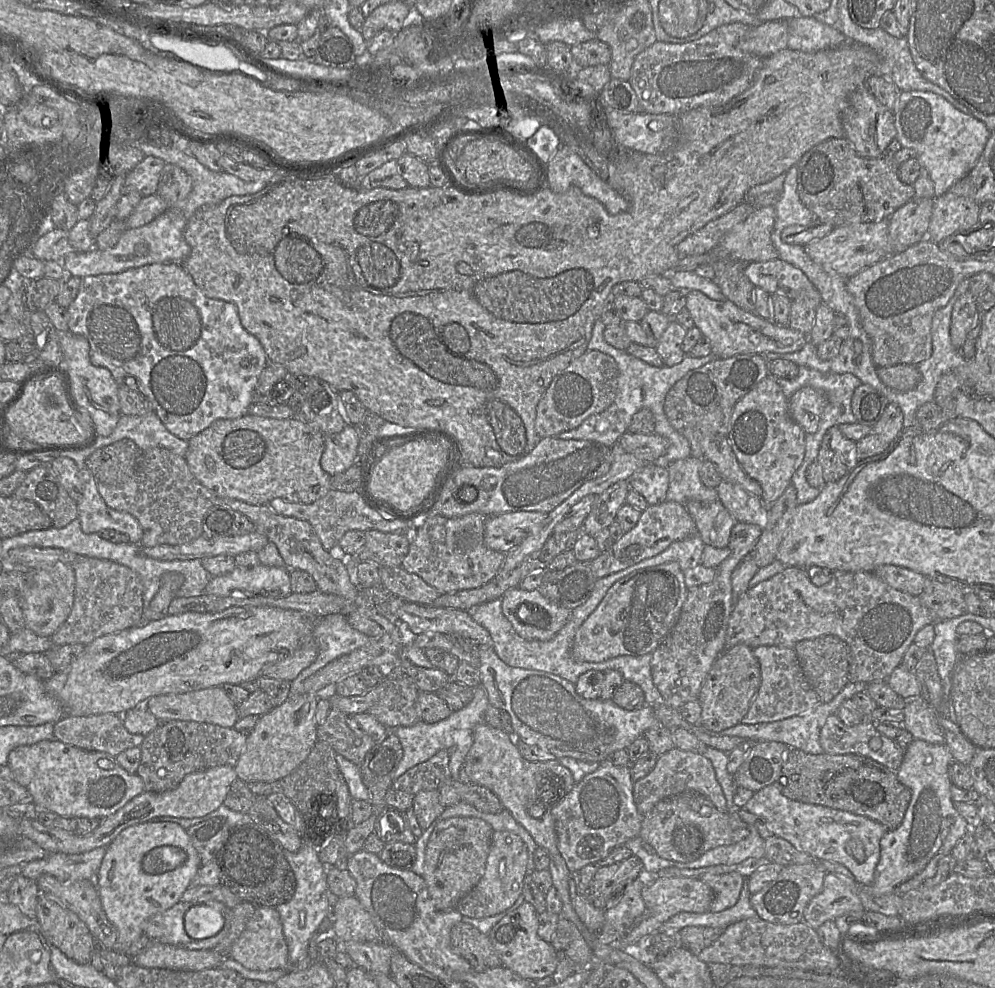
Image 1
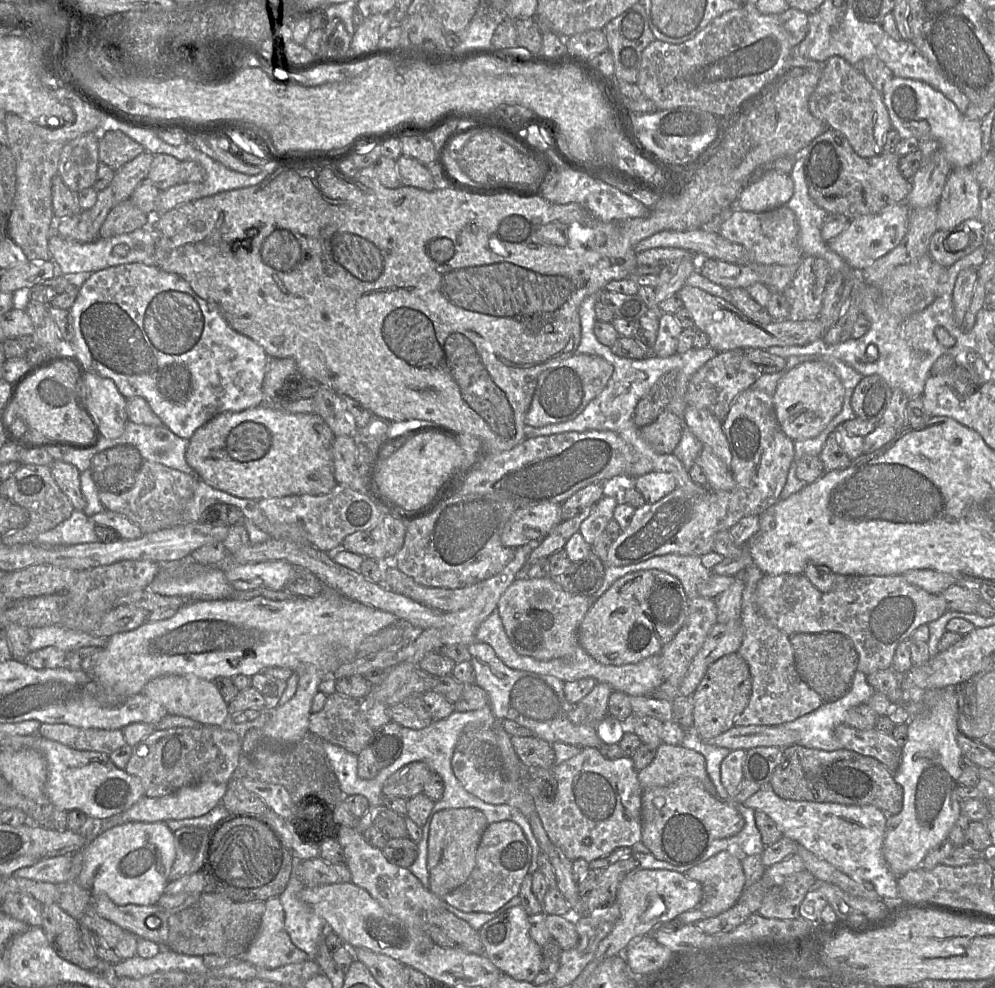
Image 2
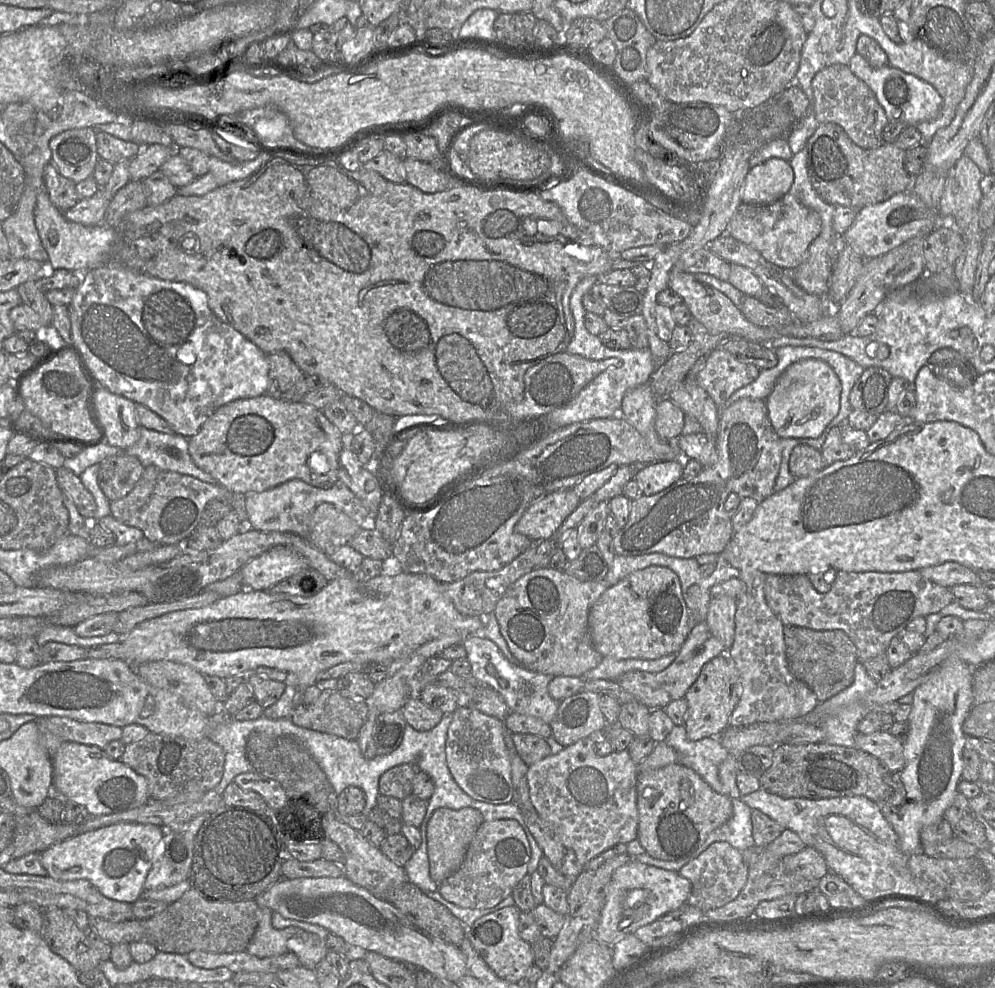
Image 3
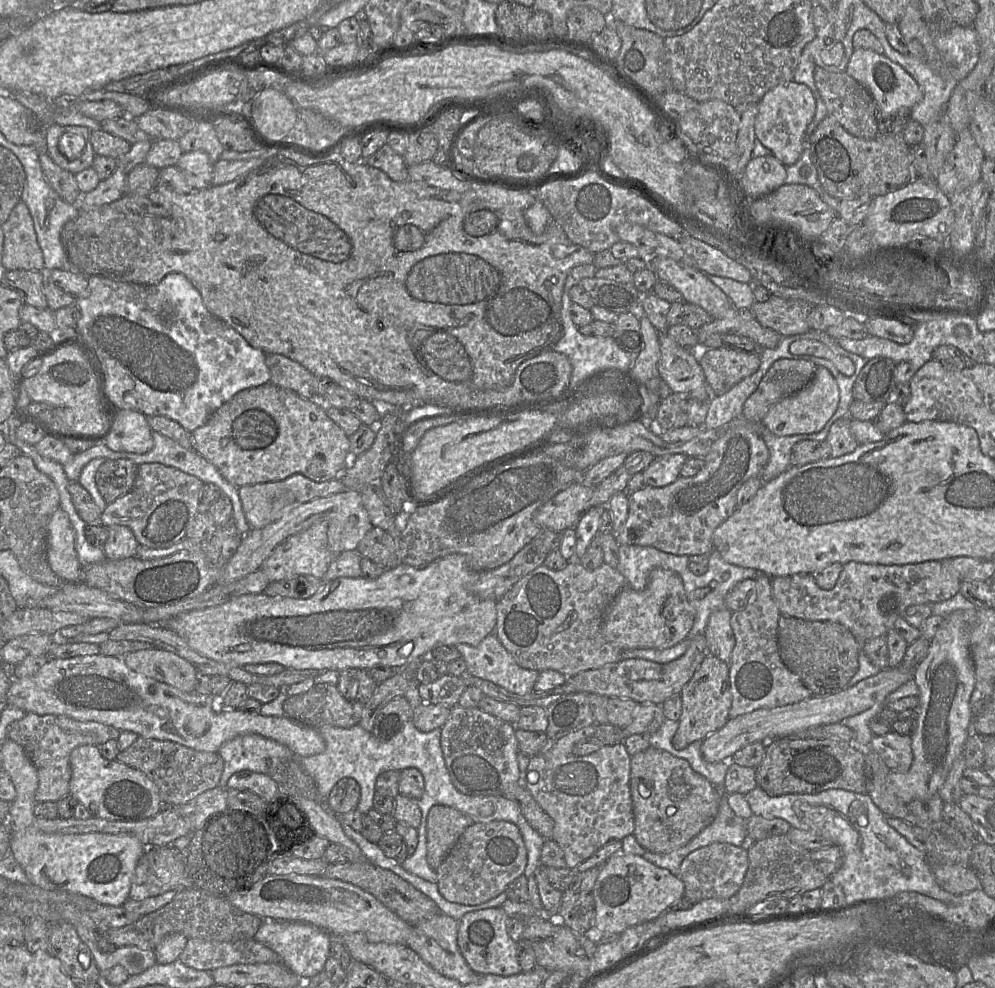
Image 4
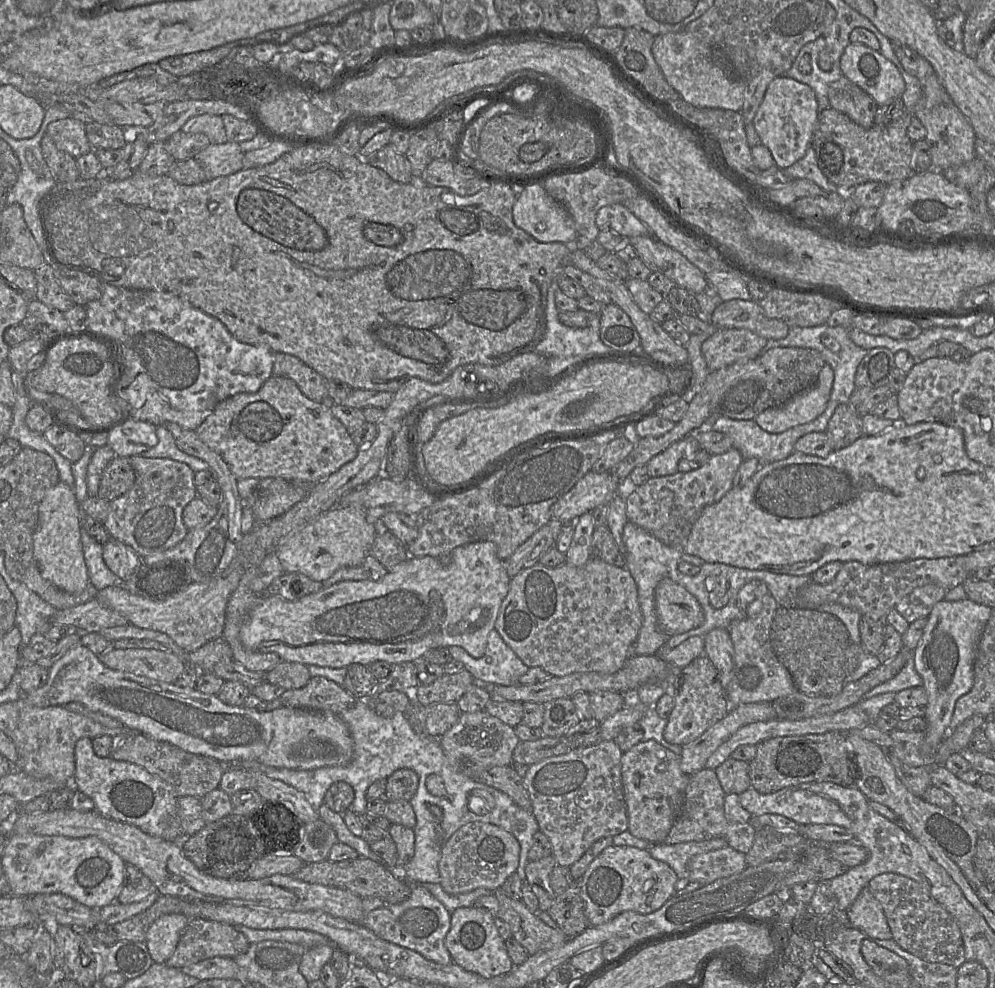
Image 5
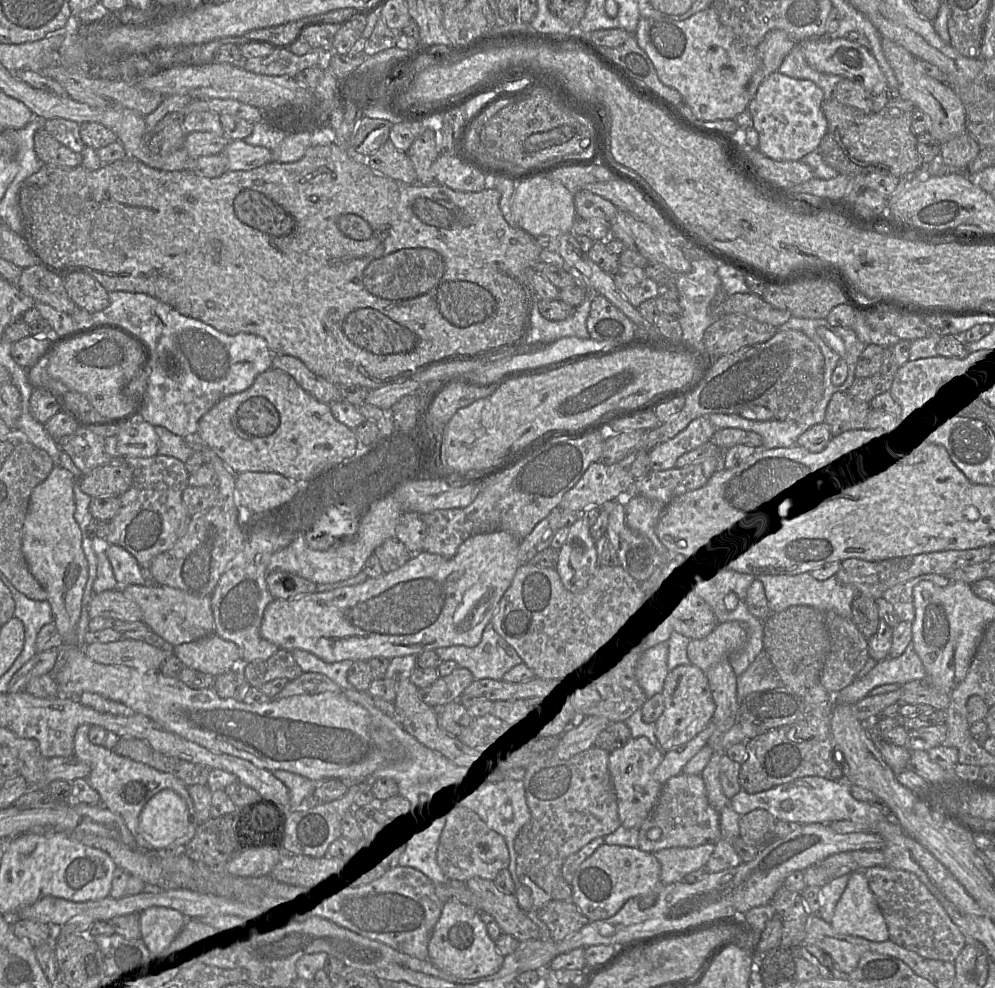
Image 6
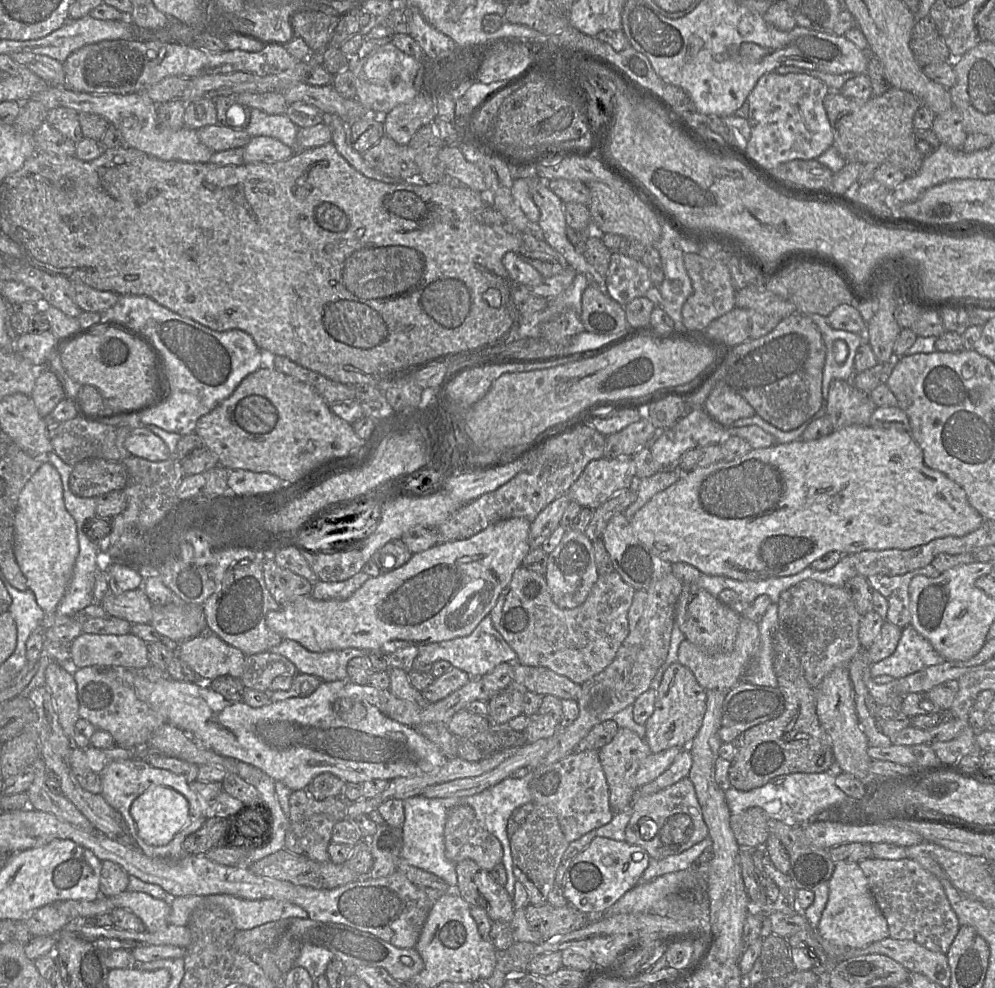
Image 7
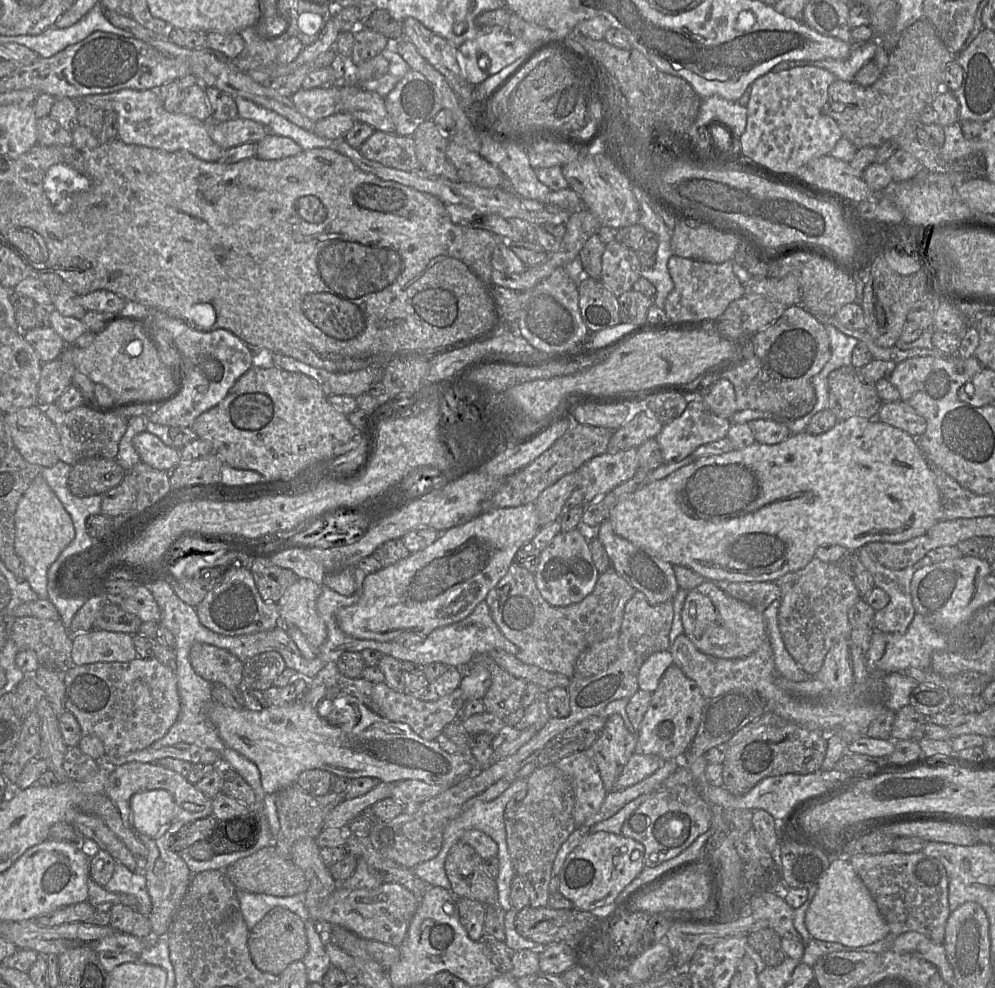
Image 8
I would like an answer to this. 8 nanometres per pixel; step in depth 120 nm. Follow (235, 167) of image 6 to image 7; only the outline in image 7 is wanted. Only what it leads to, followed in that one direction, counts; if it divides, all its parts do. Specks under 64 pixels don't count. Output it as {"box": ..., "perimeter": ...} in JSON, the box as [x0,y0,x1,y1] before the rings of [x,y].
{"box":[243,136,294,164],"perimeter":[[[257,136],[251,137],[244,147],[243,158],[244,164],[273,164],[290,158],[294,153],[294,149],[278,139],[269,136]]]}

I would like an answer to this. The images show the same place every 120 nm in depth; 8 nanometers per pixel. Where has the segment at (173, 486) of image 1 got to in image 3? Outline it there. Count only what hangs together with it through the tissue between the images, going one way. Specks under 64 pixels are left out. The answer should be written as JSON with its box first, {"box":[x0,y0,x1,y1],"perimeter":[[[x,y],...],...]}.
{"box":[110,466,160,523],"perimeter":[[[156,466],[144,467],[134,488],[123,498],[110,501],[110,515],[122,523],[128,522],[149,500],[160,472]]]}

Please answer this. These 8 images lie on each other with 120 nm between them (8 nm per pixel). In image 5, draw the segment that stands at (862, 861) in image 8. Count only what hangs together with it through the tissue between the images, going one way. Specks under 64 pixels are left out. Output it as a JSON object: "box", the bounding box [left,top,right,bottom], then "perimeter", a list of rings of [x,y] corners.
{"box":[868,873,966,969],"perimeter":[[[883,873],[872,878],[868,888],[882,906],[892,939],[902,949],[922,960],[948,964],[957,969],[966,961],[963,939],[957,922],[921,884],[896,873]]]}

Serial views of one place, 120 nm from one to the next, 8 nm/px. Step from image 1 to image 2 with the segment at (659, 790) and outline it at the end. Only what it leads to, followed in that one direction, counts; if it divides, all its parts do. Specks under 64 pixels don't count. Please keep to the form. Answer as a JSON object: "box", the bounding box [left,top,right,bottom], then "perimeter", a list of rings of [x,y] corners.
{"box":[638,742,721,799],"perimeter":[[[662,742],[657,747],[653,761],[638,771],[642,790],[668,786],[685,777],[698,779],[710,795],[721,799],[706,772],[703,755],[682,745]]]}

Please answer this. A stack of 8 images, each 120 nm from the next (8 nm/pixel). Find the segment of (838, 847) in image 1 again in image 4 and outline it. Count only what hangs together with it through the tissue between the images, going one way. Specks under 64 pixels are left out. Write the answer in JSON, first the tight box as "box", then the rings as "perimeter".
{"box":[744,786,958,903],"perimeter":[[[757,786],[744,797],[753,814],[767,819],[781,818],[793,828],[819,835],[840,847],[843,863],[828,879],[842,888],[847,903],[900,892],[917,892],[942,902],[958,896],[938,885],[926,854],[887,823],[886,815],[867,793],[829,789],[816,794],[770,796]]]}

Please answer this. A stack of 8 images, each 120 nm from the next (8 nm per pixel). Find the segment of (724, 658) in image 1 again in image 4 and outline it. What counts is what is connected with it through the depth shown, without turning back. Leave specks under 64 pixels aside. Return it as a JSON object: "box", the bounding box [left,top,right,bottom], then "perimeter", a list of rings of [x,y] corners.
{"box":[672,655,732,750],"perimeter":[[[708,655],[682,689],[682,712],[678,730],[672,740],[676,749],[682,750],[697,740],[704,740],[708,735],[720,730],[729,720],[732,705],[729,668],[729,663]]]}

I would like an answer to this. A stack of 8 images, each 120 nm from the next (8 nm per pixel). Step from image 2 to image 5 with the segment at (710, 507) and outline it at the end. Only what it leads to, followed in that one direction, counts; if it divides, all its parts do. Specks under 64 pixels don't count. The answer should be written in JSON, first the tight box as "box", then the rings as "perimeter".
{"box":[625,448,743,550],"perimeter":[[[731,448],[723,454],[711,455],[698,469],[650,477],[625,499],[627,520],[649,532],[663,544],[683,550],[686,539],[703,509],[718,502],[733,488],[733,478],[743,460],[740,451]]]}

